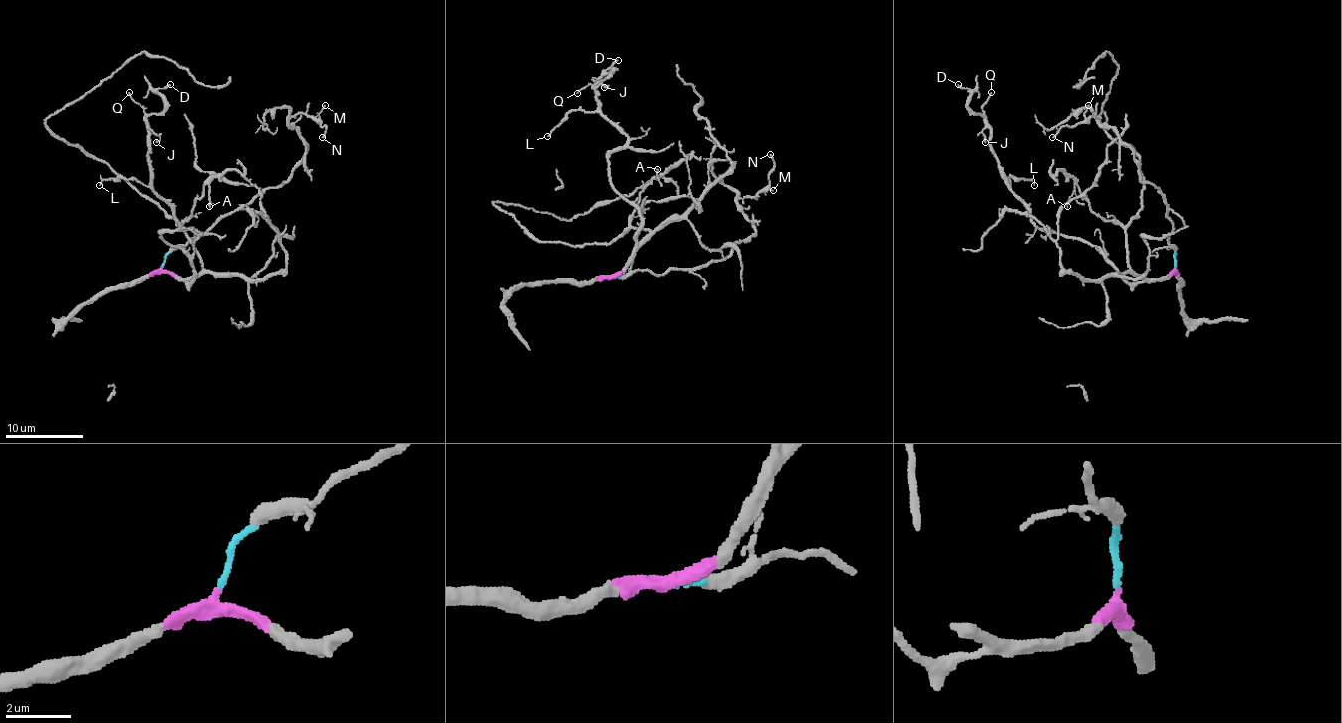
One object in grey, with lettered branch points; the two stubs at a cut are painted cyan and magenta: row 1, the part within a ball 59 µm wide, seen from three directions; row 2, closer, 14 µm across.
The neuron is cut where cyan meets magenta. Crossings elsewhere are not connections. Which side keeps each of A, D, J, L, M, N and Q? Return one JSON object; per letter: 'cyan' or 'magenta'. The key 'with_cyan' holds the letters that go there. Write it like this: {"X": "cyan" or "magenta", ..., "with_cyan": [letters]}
{"A": "magenta", "D": "magenta", "J": "magenta", "L": "magenta", "M": "cyan", "N": "cyan", "Q": "magenta", "with_cyan": ["M", "N"]}

